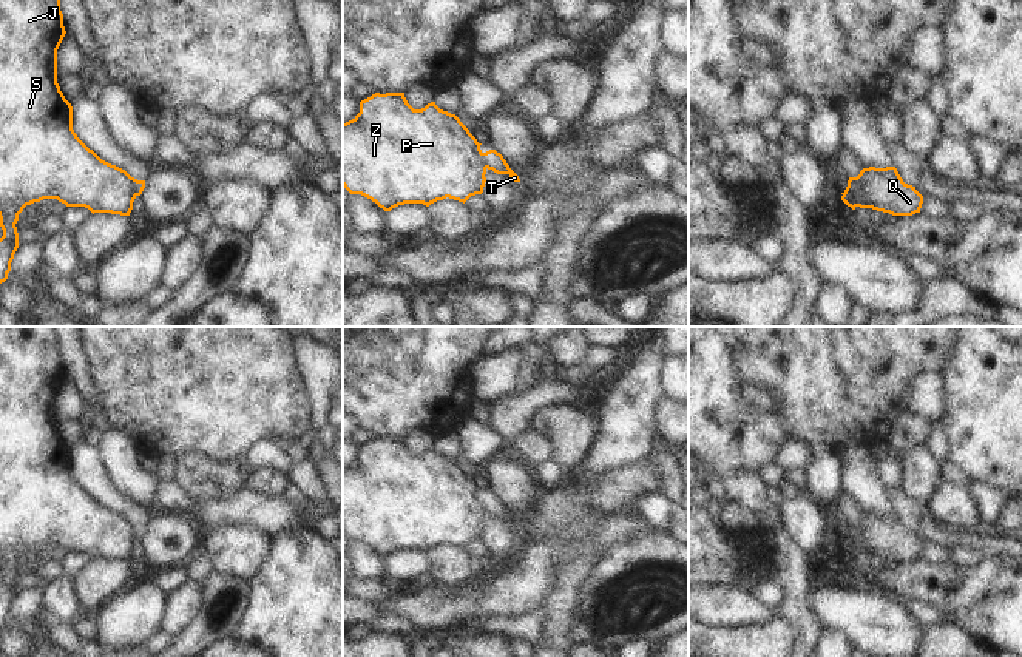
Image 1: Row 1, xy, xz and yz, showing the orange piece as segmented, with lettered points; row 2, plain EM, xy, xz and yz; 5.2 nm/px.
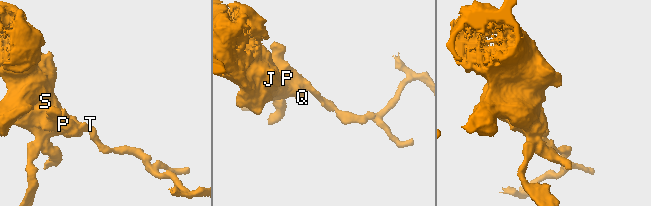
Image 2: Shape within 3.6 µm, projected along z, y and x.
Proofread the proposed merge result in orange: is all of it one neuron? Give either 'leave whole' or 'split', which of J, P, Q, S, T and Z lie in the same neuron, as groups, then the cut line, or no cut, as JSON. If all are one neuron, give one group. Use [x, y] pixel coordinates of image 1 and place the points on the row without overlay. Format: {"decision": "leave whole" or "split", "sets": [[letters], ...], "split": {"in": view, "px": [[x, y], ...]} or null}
{"decision": "split", "sets": [["J", "P", "Q", "S", "Z"], ["T"]], "split": {"in": "xz", "px": [[477, 489], [477, 498], [487, 512]]}}

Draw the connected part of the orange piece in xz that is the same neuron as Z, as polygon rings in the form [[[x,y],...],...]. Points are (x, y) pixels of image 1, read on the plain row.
[[[375,438],[360,447],[360,458],[343,469],[343,532],[350,540],[361,540],[384,557],[404,549],[429,552],[446,543],[466,548],[471,541],[482,540],[486,527],[486,512],[477,498],[477,484],[455,460],[440,455],[435,447],[421,455],[414,455],[404,438]]]

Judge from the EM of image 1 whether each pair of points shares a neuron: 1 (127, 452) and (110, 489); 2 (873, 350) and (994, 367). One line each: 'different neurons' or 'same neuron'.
1: different neurons
2: different neurons

